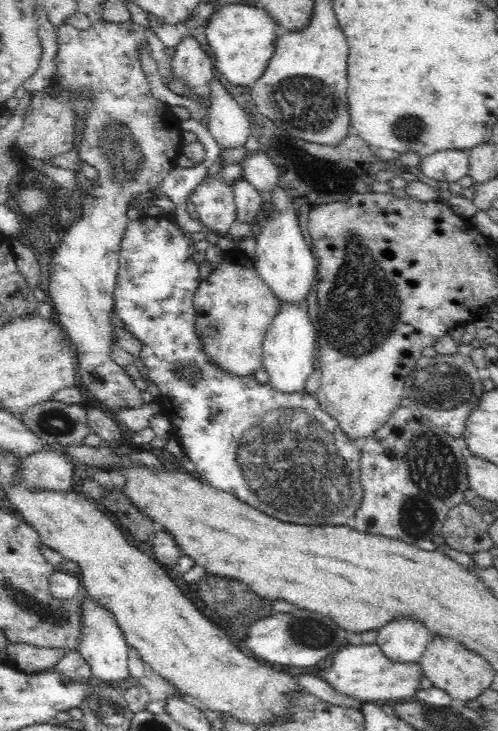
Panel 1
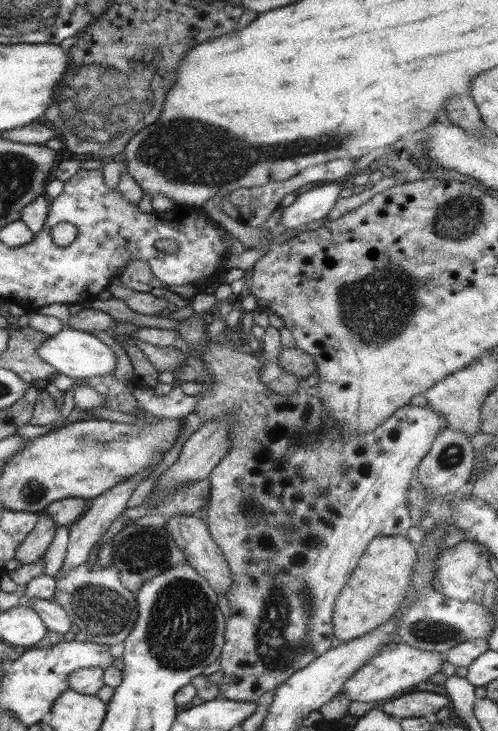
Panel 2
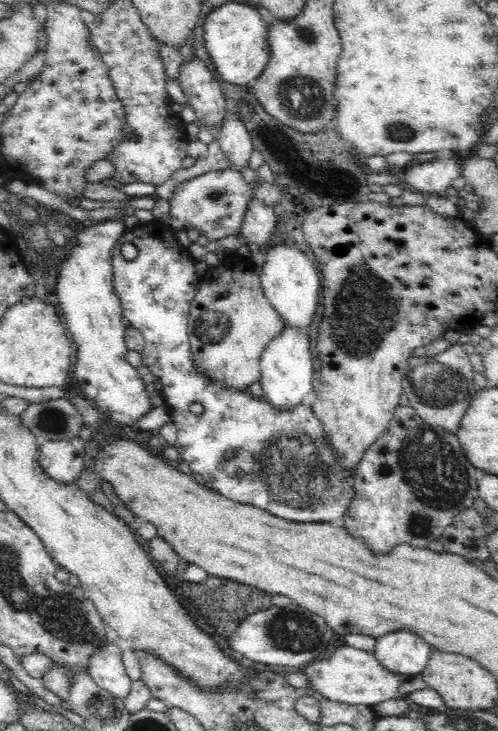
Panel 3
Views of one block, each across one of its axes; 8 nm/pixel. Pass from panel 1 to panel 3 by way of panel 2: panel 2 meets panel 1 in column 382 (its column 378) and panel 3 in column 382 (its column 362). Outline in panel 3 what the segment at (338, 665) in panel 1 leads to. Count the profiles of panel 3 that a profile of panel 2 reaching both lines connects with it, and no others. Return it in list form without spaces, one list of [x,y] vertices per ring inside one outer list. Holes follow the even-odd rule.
[[[348,645],[338,648],[329,660],[320,658],[300,670],[308,677],[309,686],[320,696],[339,703],[364,705],[371,708],[375,704],[396,698],[398,688],[407,681],[406,676],[386,671],[372,652],[358,650]]]

